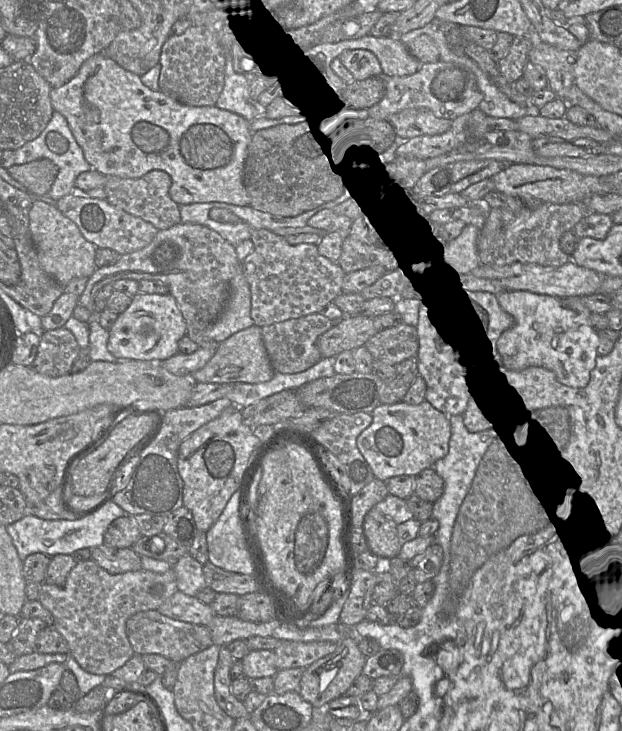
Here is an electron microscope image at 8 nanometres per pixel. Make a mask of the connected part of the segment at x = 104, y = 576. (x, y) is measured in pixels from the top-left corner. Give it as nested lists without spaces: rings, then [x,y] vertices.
[[[89,559],[76,564],[64,586],[42,583],[38,600],[52,613],[53,626],[67,641],[69,654],[85,671],[106,676],[135,655],[126,634],[127,620],[138,612],[158,610],[177,591],[173,568],[164,573],[141,569],[110,574]]]

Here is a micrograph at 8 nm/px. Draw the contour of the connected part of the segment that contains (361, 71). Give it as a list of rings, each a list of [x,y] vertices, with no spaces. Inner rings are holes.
[[[346,49],[335,55],[352,79],[364,80],[382,76],[382,68],[378,58],[368,50]]]

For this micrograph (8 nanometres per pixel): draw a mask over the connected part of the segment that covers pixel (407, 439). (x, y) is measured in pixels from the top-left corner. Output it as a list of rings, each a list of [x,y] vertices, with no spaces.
[[[426,400],[418,405],[406,402],[379,404],[371,413],[372,422],[357,438],[357,447],[374,477],[386,481],[400,475],[417,476],[431,468],[449,451],[449,417]]]

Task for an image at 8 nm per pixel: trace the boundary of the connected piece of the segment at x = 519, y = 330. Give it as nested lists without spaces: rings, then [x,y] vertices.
[[[508,290],[495,293],[498,306],[513,315],[514,322],[510,326],[502,326],[495,335],[495,344],[501,357],[501,365],[520,366],[536,364],[551,370],[559,382],[573,388],[585,387],[595,367],[597,347],[600,337],[590,325],[591,311],[586,307],[582,297],[555,297],[523,290]]]

